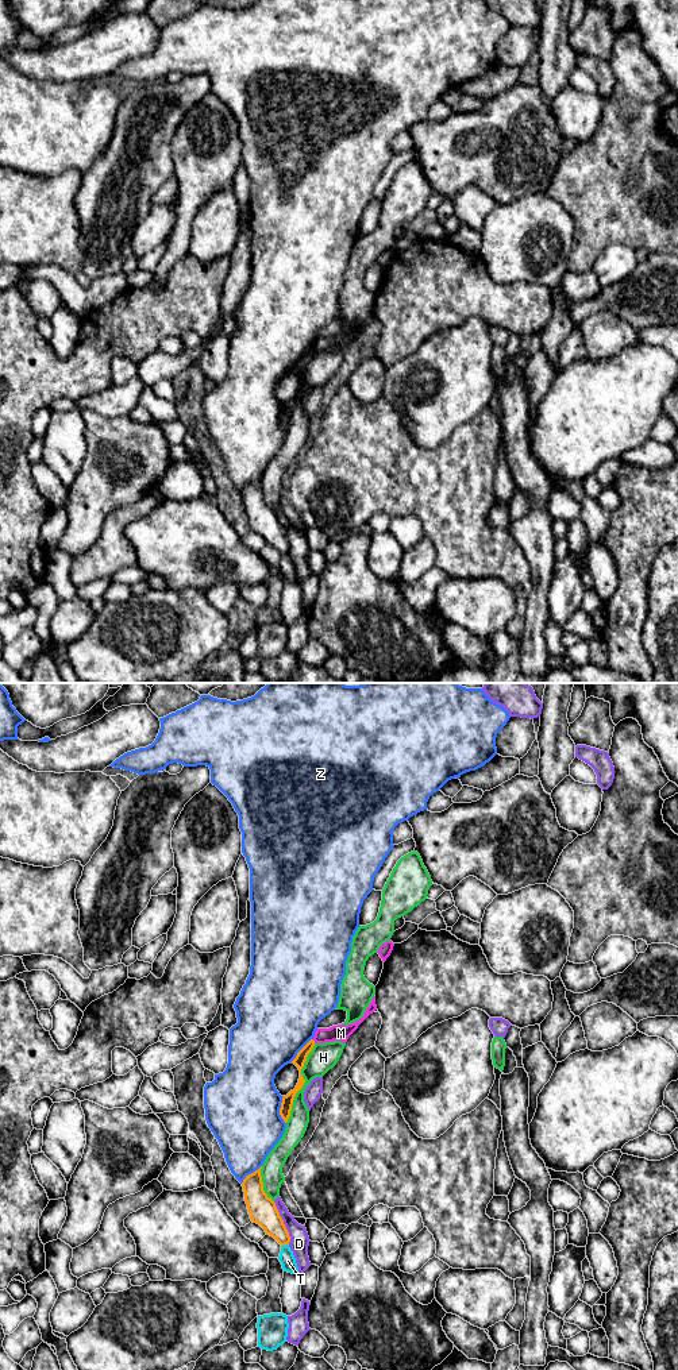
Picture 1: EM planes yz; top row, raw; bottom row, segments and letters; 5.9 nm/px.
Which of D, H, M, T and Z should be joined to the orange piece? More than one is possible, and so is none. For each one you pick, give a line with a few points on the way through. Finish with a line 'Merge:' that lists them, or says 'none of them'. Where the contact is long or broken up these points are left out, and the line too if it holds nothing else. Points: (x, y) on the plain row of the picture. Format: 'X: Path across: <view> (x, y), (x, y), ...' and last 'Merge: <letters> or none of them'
Merge: none of them

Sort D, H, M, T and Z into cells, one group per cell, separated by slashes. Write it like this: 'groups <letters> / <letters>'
groups D / H / M / T / Z

